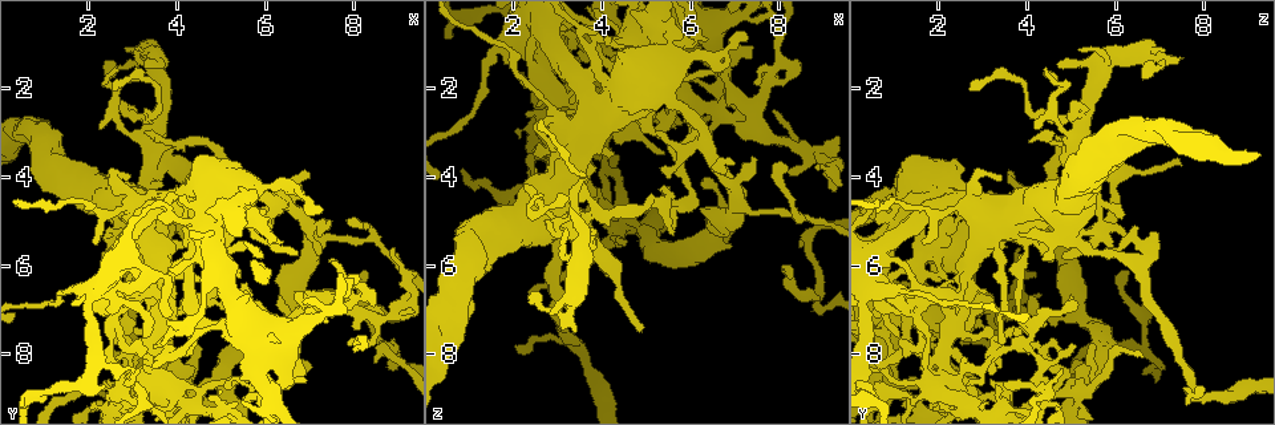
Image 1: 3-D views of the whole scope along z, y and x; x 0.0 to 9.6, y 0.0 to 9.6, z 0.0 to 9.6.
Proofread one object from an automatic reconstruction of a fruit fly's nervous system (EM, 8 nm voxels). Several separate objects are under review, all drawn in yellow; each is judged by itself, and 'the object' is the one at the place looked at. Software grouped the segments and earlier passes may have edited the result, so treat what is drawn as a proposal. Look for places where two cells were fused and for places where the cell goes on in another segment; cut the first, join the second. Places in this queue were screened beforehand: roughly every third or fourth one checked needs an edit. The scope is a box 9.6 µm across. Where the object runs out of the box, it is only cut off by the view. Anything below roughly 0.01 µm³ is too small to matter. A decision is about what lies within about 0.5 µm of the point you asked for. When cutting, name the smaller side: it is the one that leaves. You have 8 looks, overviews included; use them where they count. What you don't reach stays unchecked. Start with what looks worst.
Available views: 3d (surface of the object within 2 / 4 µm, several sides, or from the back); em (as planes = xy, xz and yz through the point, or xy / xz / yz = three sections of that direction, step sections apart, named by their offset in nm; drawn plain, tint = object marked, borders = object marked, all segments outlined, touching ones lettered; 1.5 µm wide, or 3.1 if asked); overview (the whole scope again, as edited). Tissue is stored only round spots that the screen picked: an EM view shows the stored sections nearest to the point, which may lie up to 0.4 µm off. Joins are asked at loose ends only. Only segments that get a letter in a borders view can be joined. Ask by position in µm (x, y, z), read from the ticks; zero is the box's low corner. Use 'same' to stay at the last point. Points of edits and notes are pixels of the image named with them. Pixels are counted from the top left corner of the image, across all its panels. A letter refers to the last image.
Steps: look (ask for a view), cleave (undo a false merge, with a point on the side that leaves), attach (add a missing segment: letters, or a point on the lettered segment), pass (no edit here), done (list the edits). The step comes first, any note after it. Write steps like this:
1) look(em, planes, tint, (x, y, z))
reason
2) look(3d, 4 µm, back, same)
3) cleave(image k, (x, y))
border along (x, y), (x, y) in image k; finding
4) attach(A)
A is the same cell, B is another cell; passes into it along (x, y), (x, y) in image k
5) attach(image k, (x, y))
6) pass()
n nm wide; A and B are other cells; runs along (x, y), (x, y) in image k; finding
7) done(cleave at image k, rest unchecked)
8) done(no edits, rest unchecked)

look(em, 3.1 µm, planes, borders, (2.40, 6.40, 0.60))
narrows sharply

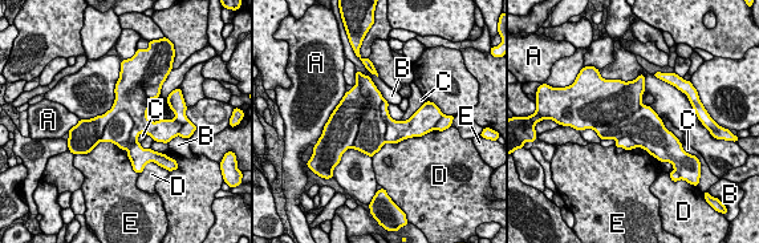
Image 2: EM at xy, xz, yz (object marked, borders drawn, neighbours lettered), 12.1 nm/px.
pass()
500 nm wide; A, B, C, D and E are other cells; border along (418, 136), (386, 142), (372, 158) in image 2; all the same cell

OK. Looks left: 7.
look(em, xy, step 4, tint, (2.55, 1.85, 6.70))
free end

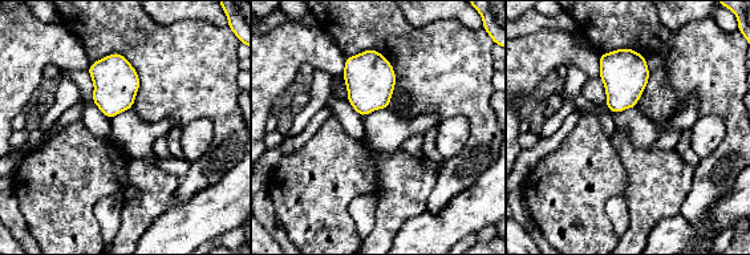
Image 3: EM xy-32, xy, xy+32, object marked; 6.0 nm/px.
look(em, planes, borders, same)
another direction

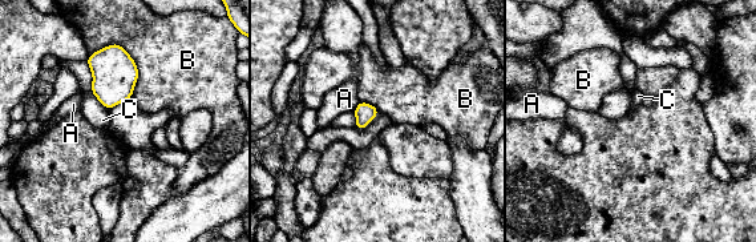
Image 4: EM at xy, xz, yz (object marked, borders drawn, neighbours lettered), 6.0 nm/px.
pass()
120 nm wide; B touches over 380 nm; A, B and C are other cells; none of them fits

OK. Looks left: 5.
look(3d, 2 µm, (5.55, 4.30, 0.80))
sudden change in width

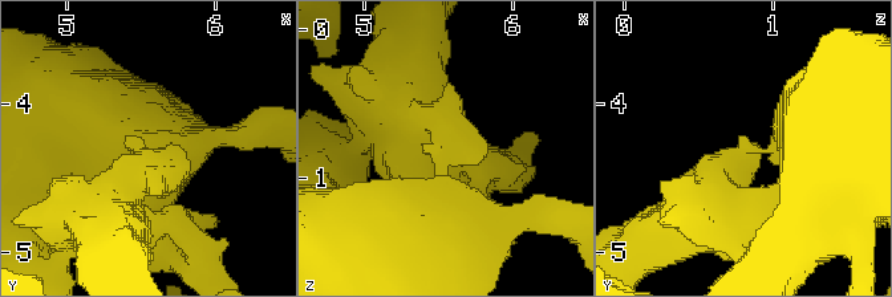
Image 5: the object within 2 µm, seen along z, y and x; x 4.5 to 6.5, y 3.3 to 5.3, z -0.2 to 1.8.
look(em, planes, tint, (5.48, 4.30, 0.78))

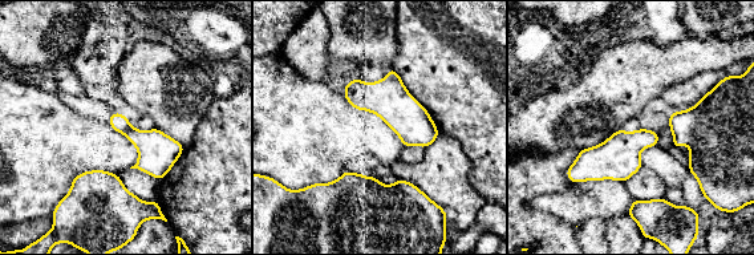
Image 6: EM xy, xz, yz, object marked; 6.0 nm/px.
look(em, planes, borders, same)

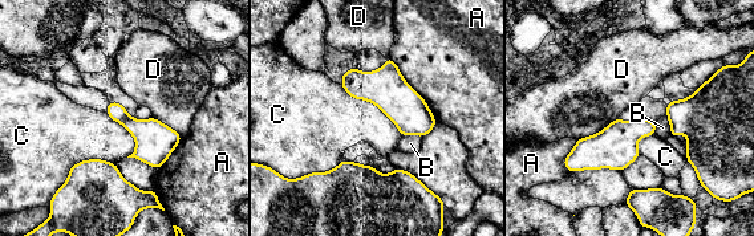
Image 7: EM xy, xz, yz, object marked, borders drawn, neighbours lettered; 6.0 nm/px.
pass()
60 nm wide; A, B, C and D are other cells; border along (340, 85), (375, 104), (402, 135) in image 7; one cell here

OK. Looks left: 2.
done(no edits, rest unchecked)

